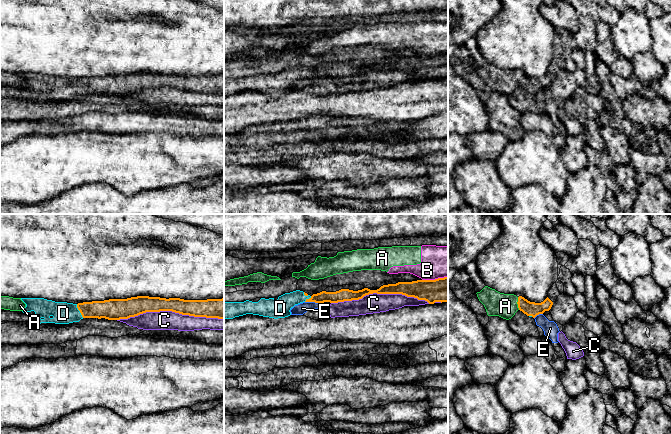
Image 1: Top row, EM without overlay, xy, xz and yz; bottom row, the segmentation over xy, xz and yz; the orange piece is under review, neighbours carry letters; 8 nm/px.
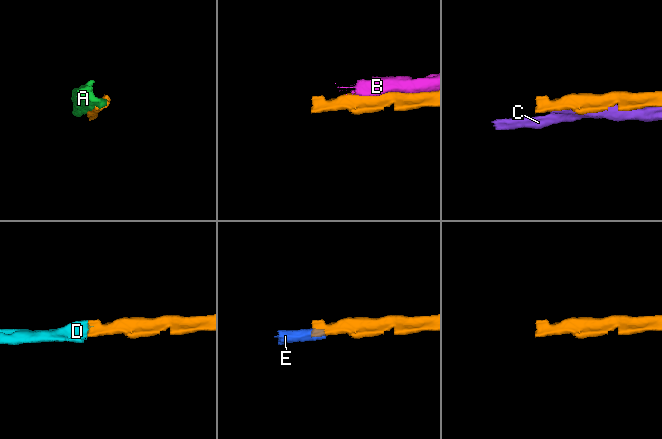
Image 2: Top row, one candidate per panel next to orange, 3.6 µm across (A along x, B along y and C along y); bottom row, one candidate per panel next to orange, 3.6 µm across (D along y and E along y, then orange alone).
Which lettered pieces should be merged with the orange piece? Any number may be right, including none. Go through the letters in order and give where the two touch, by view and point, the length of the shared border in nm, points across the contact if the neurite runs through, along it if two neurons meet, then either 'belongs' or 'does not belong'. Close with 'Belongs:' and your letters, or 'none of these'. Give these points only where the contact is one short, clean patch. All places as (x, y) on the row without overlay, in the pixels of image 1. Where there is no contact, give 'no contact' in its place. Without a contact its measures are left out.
A: yz (517, 79) | 110 nm | does not belong
B: xz (435, 55) | 220 nm | does not belong
C: xy (170, 86) | 850 nm | does not belong
D: xy (79, 86) | 130 nm | across xy (110, 85), (79, 86), (63, 89) | belongs
E: xz (314, 77) | 150 nm | along xz (305, 77), (323, 79) | does not belong
Belongs: D

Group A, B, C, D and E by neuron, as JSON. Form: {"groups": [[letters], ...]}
{"groups": [["A", "B"], ["C", "E"], ["D"]]}

